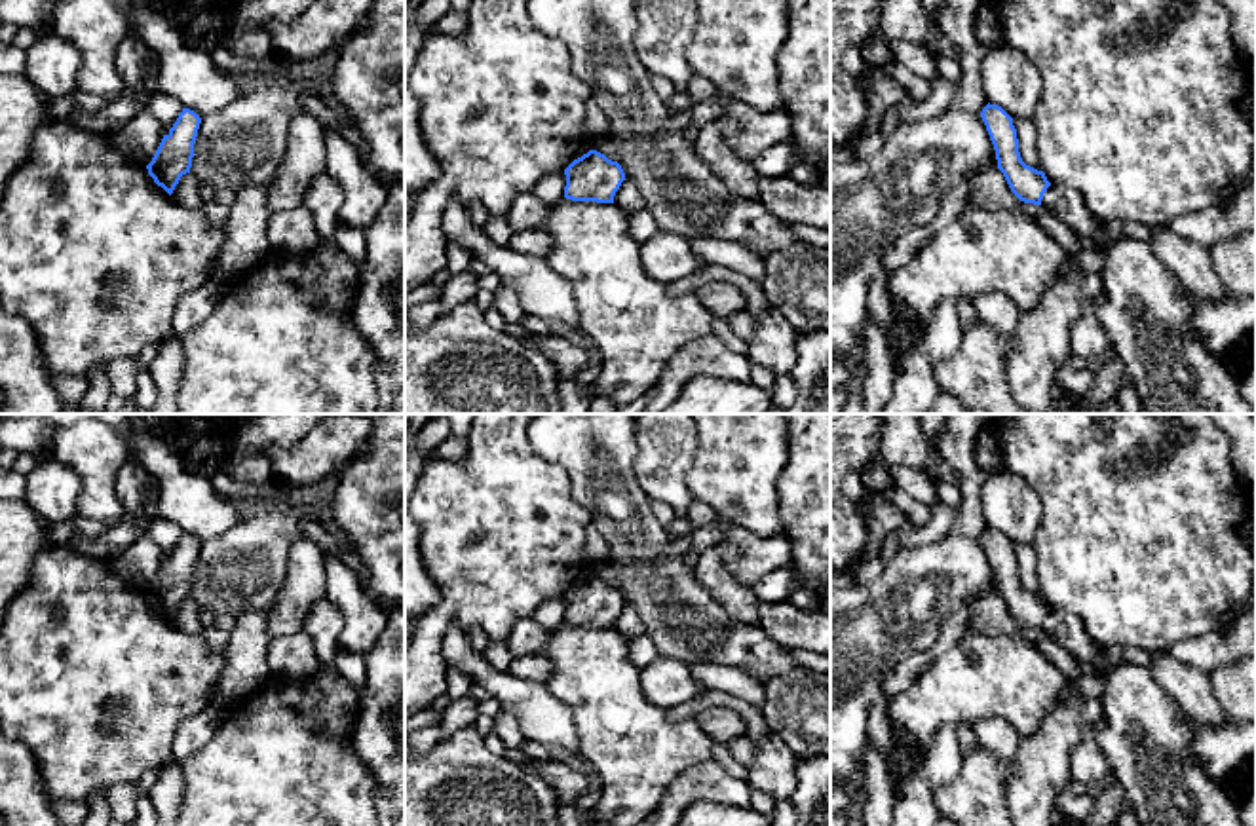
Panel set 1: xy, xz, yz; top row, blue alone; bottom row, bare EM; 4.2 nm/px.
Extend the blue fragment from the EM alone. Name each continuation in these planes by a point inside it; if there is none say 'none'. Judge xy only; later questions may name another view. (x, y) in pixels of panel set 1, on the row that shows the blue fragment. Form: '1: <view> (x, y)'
none

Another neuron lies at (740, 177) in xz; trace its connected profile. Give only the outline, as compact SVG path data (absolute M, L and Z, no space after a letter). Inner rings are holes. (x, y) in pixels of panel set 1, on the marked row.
M716 120L695 129L694 148L737 199L758 199L758 175L724 139Z

